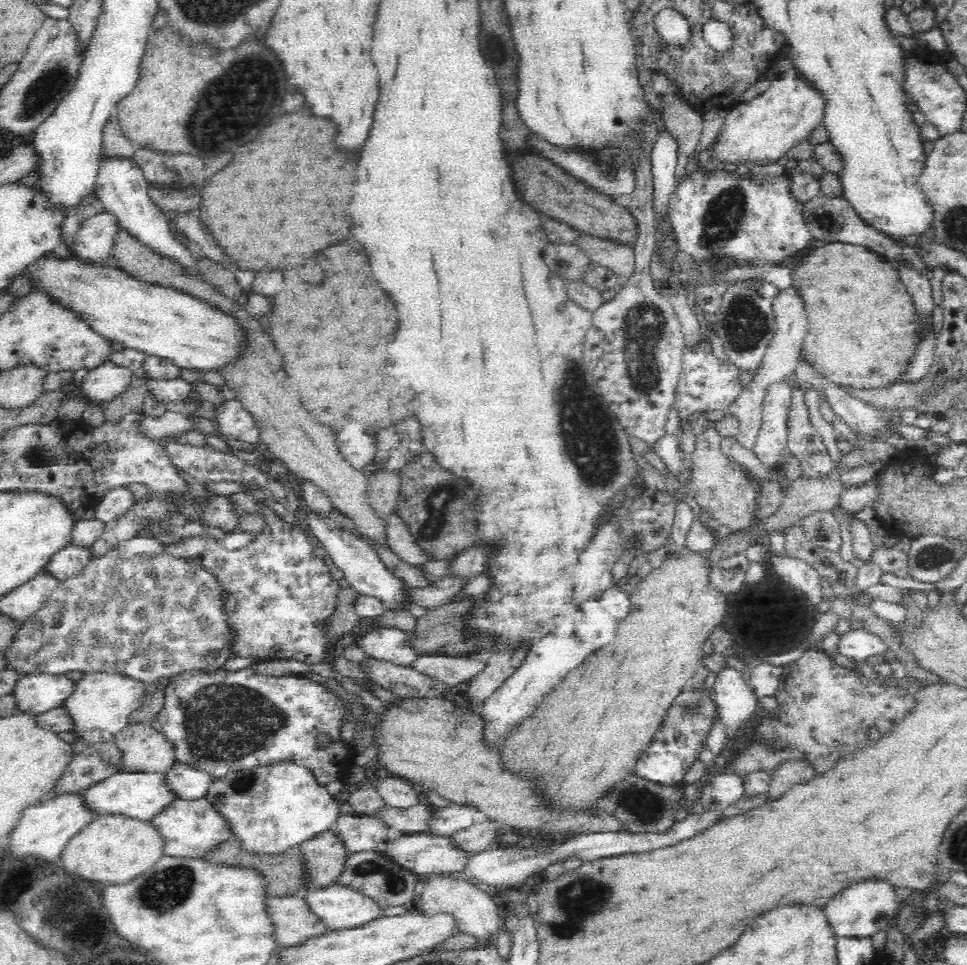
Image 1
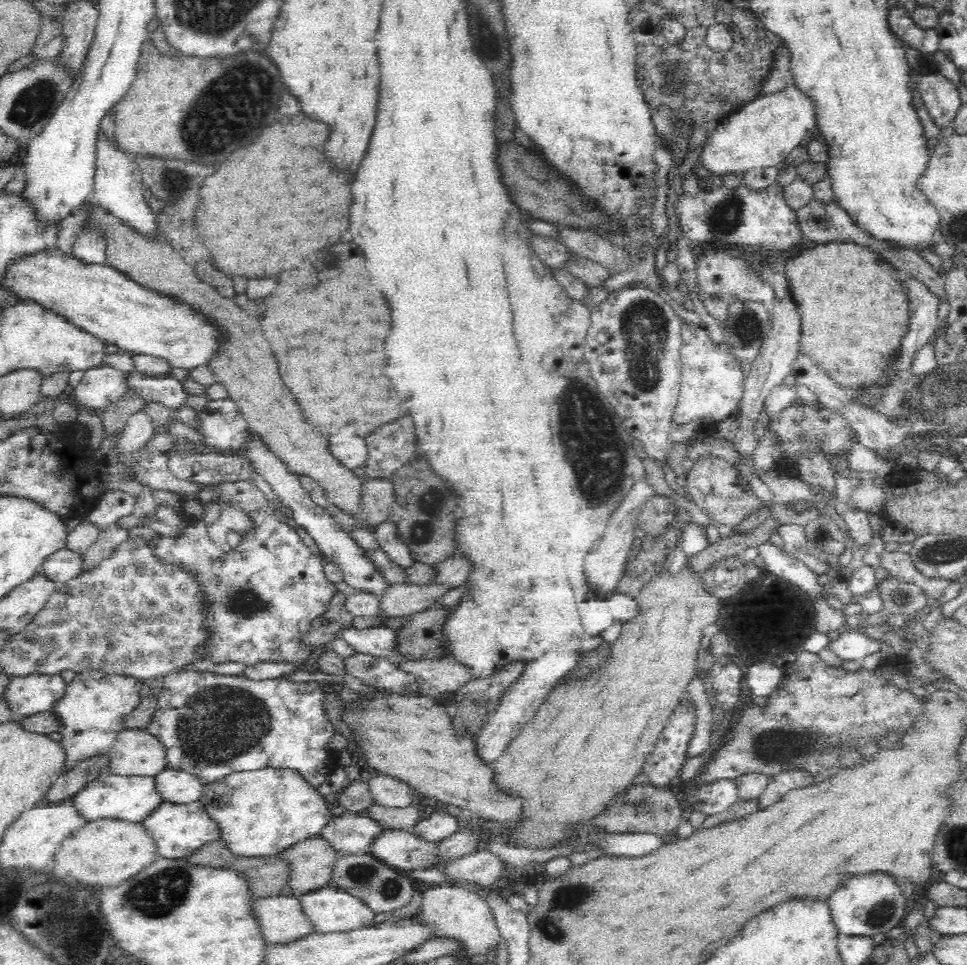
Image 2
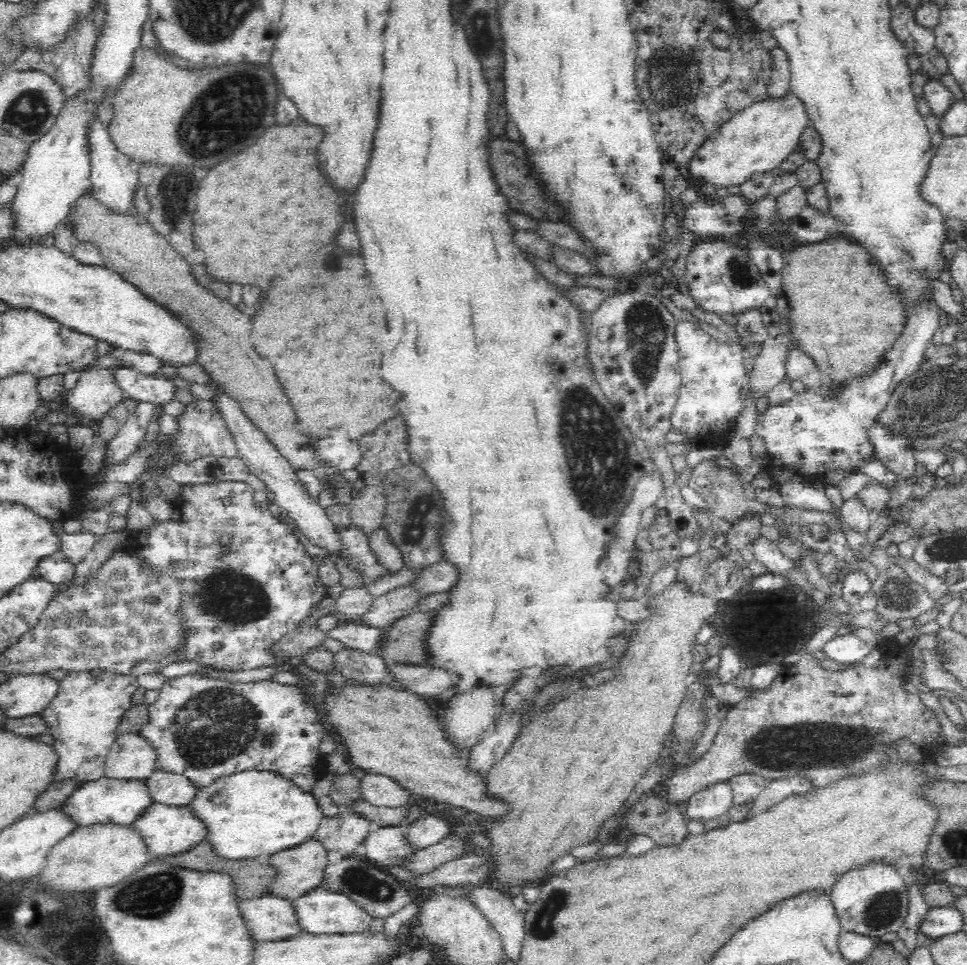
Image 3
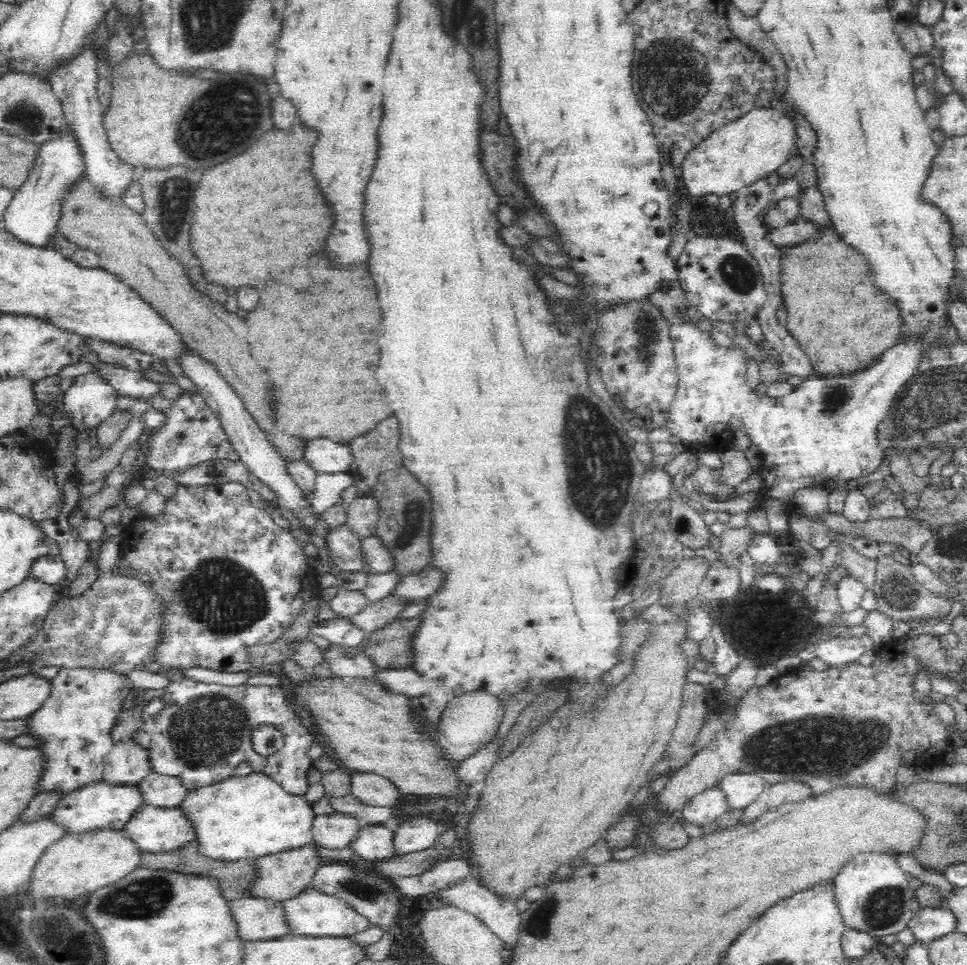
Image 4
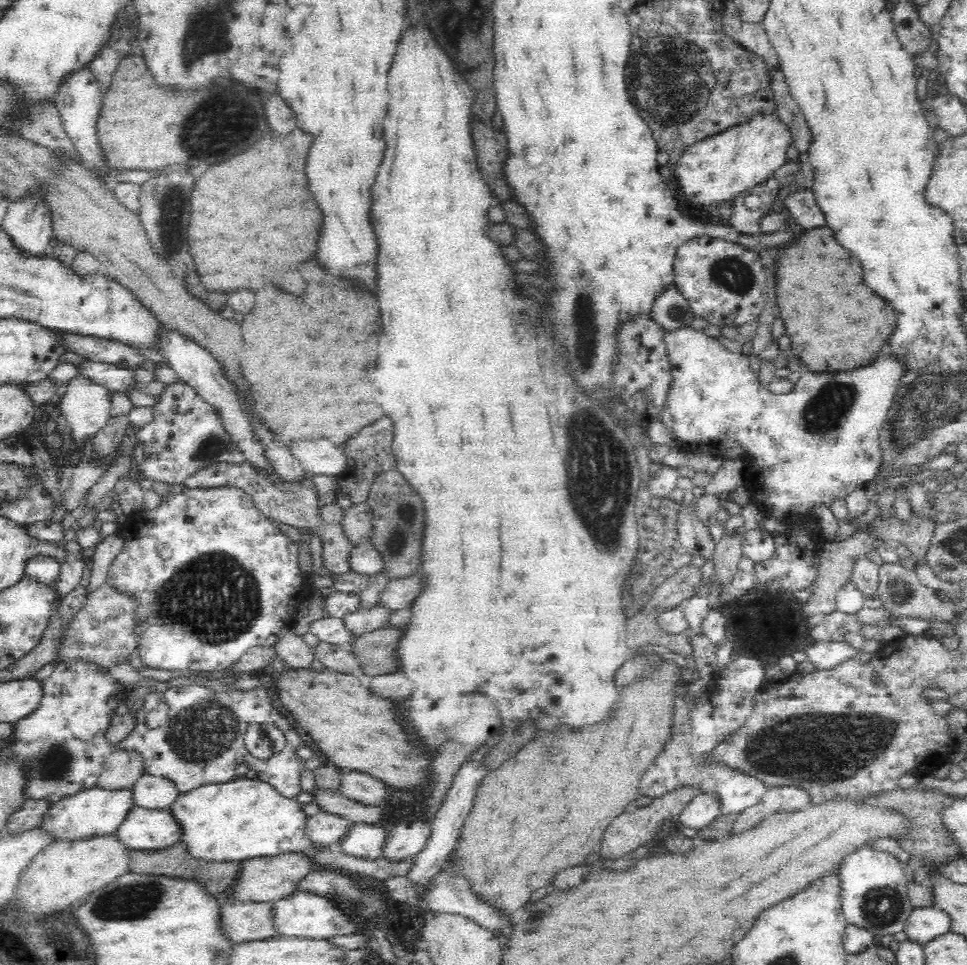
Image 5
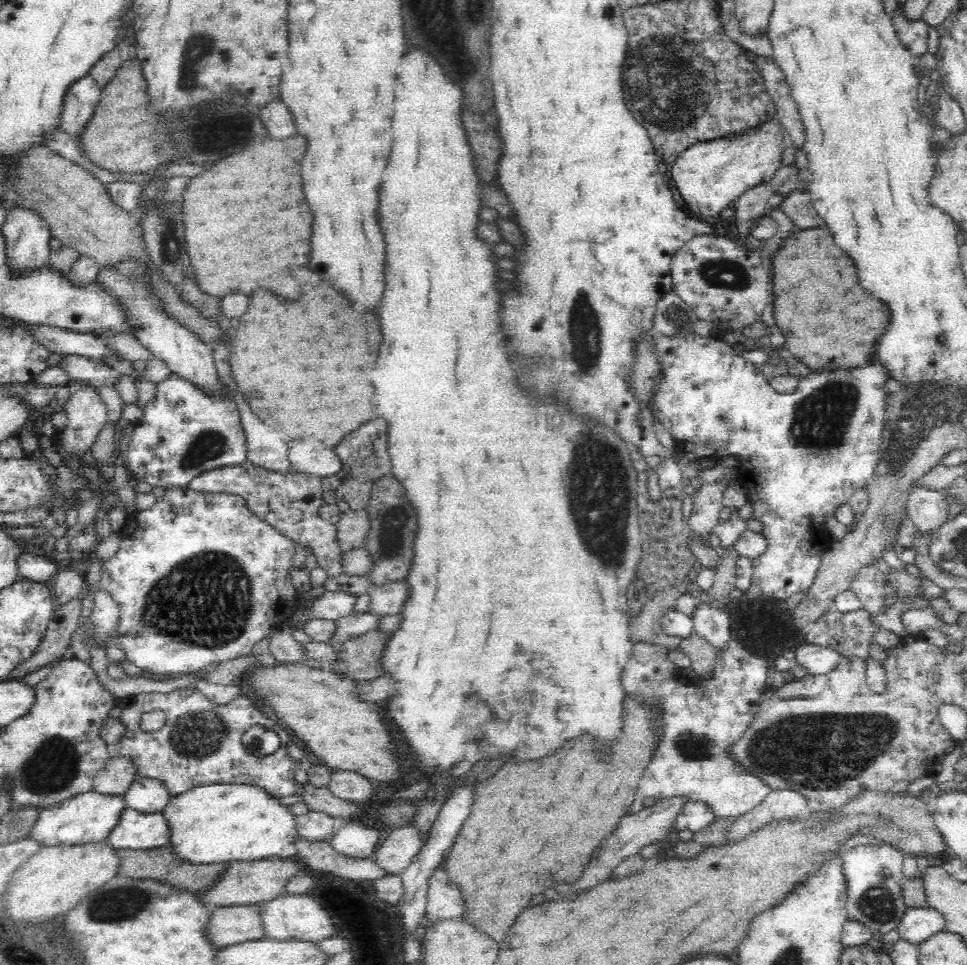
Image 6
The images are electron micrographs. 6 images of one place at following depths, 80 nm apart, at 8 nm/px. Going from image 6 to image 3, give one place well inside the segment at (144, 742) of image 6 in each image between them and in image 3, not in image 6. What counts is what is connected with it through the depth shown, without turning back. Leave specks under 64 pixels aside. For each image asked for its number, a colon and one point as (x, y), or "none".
3: (205, 728)
4: (198, 731)
5: (202, 741)

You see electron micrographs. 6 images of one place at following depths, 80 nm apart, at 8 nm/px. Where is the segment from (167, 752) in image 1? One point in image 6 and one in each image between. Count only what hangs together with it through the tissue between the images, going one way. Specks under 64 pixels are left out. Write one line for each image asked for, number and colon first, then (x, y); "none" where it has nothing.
2: (135, 751)
3: (131, 756)
4: (128, 763)
5: (123, 768)
6: (116, 777)

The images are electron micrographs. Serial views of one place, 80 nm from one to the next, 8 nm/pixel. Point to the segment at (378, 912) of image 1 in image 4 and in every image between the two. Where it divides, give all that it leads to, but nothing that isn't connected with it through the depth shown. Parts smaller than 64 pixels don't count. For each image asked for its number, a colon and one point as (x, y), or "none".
2: (331, 909)
3: (321, 911)
4: (313, 913)

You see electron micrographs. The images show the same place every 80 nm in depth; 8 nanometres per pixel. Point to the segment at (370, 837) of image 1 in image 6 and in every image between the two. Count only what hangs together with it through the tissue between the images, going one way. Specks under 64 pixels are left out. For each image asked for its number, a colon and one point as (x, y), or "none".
2: (351, 833)
3: (345, 832)
4: (336, 831)
5: (325, 829)
6: (314, 826)

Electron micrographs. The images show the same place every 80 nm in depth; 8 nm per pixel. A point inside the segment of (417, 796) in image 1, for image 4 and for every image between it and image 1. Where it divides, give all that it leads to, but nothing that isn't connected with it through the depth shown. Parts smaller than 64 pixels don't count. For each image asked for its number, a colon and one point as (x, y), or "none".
2: (388, 791)
3: (379, 790)
4: (375, 790)

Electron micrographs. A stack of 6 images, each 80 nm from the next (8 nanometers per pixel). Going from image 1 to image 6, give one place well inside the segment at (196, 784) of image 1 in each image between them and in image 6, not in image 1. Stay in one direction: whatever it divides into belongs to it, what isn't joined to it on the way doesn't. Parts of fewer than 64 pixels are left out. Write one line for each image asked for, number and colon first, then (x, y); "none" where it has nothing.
2: (178, 786)
3: (170, 788)
4: (165, 791)
5: (154, 792)
6: (145, 794)

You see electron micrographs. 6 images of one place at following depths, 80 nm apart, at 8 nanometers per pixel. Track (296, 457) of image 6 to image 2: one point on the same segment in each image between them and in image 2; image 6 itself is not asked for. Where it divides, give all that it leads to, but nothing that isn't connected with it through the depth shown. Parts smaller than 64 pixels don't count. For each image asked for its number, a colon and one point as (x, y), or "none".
2: (349, 447)
3: (339, 451)
4: (324, 455)
5: (317, 456)

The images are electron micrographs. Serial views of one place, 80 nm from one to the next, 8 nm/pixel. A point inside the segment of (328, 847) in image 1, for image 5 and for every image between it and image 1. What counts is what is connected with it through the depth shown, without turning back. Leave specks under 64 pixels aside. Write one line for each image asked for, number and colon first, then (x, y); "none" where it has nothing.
2: (312, 861)
3: (301, 869)
4: (284, 875)
5: (271, 878)

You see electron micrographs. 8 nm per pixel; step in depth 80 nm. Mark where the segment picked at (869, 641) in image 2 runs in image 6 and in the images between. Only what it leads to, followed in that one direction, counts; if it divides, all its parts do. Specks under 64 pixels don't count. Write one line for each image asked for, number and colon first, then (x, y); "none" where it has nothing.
3: (847, 649)
4: (837, 651)
5: (823, 654)
6: (816, 659)

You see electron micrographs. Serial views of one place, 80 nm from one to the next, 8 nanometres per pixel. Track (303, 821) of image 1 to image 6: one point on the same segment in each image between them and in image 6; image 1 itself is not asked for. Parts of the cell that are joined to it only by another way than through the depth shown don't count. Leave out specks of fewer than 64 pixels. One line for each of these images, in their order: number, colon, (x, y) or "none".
2: (267, 811)
3: (249, 813)
4: (247, 817)
5: (239, 820)
6: (216, 823)

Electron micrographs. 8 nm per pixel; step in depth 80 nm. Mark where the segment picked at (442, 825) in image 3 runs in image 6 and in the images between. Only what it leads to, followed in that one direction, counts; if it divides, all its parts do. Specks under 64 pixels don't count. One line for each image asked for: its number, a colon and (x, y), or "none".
4: (414, 836)
5: (407, 839)
6: (405, 842)

